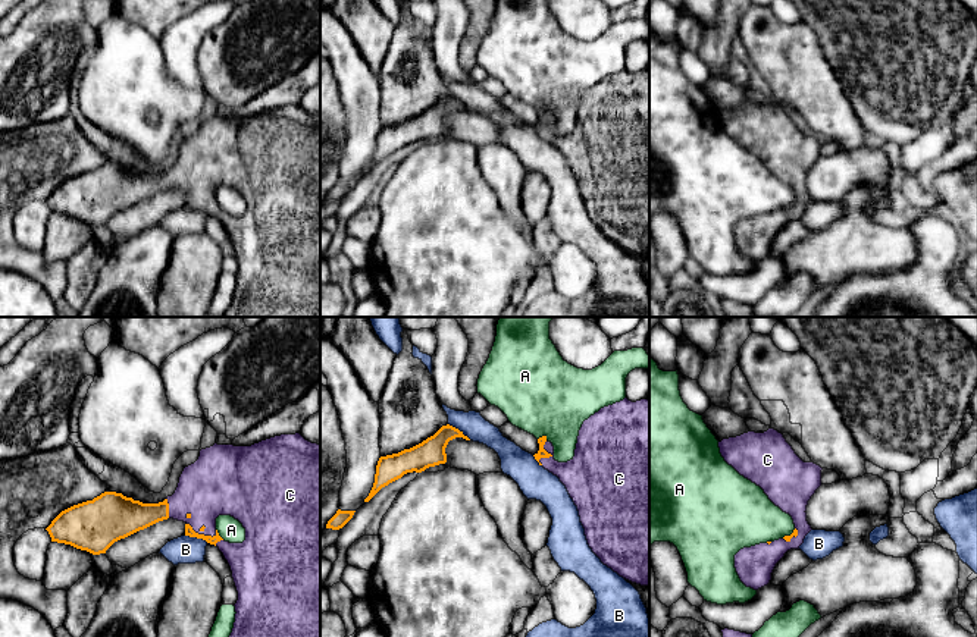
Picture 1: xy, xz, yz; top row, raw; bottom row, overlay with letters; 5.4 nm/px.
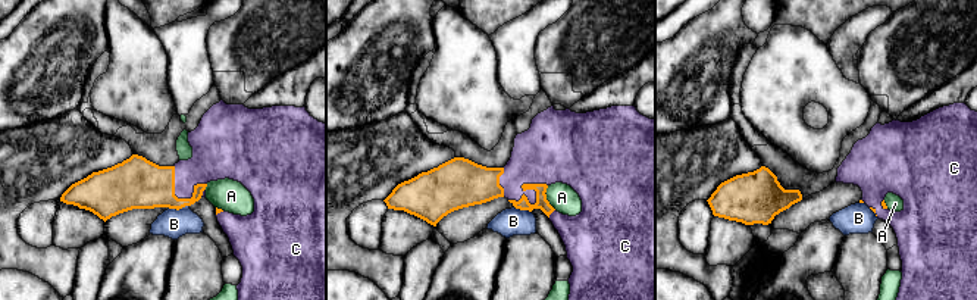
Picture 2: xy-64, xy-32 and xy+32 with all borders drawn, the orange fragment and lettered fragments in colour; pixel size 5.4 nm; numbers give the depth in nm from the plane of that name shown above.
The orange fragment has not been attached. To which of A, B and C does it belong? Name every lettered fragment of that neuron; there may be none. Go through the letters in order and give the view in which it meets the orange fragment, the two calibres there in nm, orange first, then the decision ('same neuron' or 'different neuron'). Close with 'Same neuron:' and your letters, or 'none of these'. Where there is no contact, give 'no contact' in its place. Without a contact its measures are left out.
A: meets orange in xz; 50 nm thick on the orange side, 440 nm on the other; different neuron
B: meets orange in xz; 150 nm thick on the orange side, 140 nm on the other; different neuron
C: meets orange in xy; 50 nm thick on the orange side, 320 nm on the other; same neuron
Same neuron: C

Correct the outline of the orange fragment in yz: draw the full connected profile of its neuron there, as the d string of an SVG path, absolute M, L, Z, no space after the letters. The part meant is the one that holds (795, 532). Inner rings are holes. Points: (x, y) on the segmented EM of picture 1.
M774 429L723 439L718 448L724 461L760 486L795 524L790 536L743 547L735 555L735 568L740 581L758 590L770 583L771 572L785 553L799 549L812 530L805 511L808 500L821 486L823 468L814 462L804 462Z

